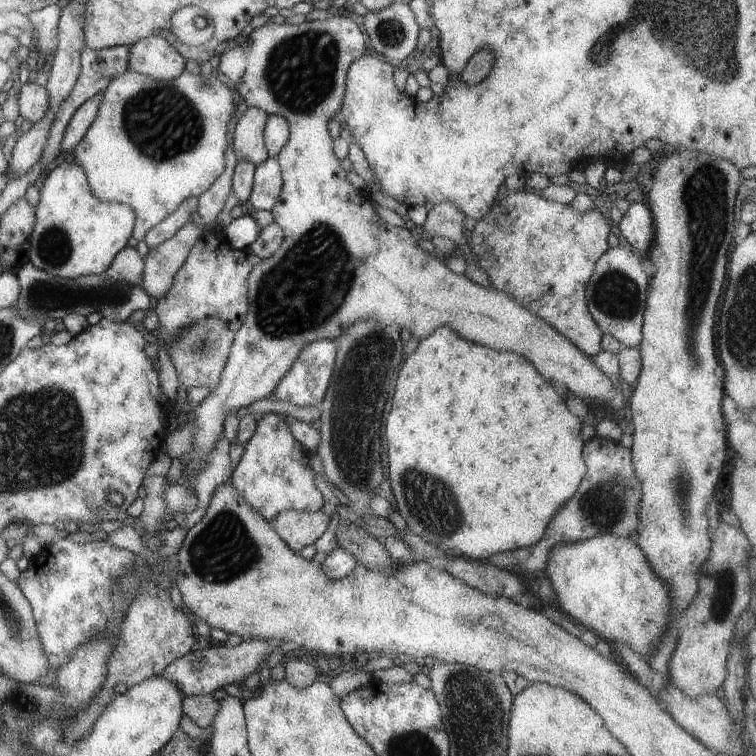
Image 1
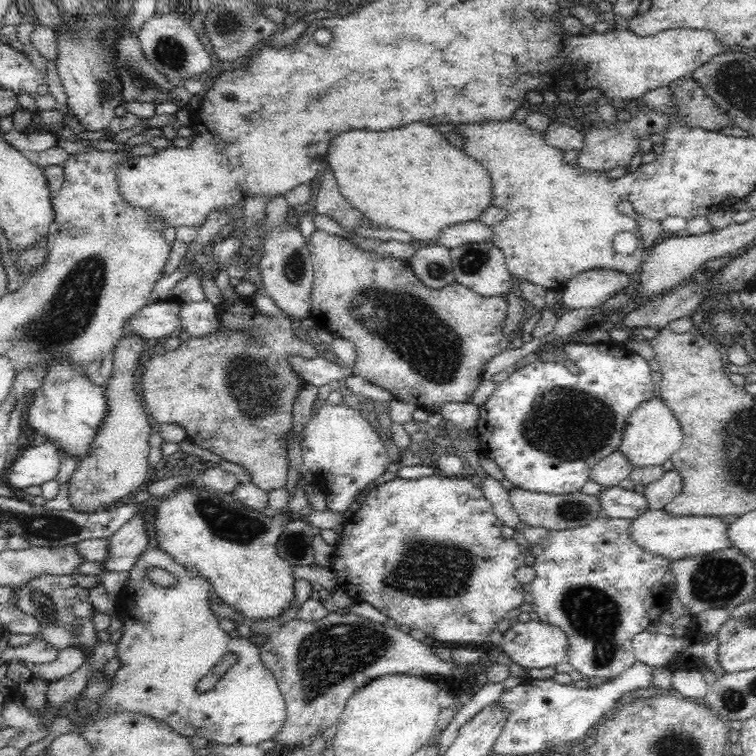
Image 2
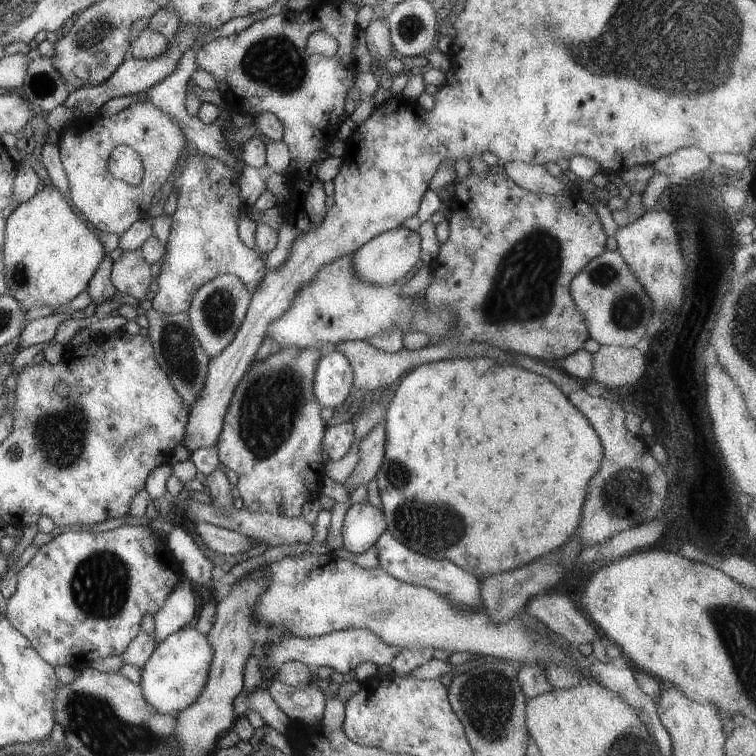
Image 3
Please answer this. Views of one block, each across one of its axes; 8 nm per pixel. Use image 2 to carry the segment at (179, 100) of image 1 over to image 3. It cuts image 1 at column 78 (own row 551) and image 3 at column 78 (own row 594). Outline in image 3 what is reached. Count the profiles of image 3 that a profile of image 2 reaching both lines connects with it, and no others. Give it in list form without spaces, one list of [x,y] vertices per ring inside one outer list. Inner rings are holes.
[[[147,98],[131,102],[127,108],[111,114],[109,118],[97,118],[93,126],[68,126],[61,131],[58,144],[68,183],[67,198],[95,229],[121,235],[134,221],[148,216],[151,199],[175,169],[186,144],[177,120],[173,120],[167,112],[161,112]],[[118,144],[129,146],[141,157],[143,177],[135,186],[123,183],[107,172],[105,162]]]

